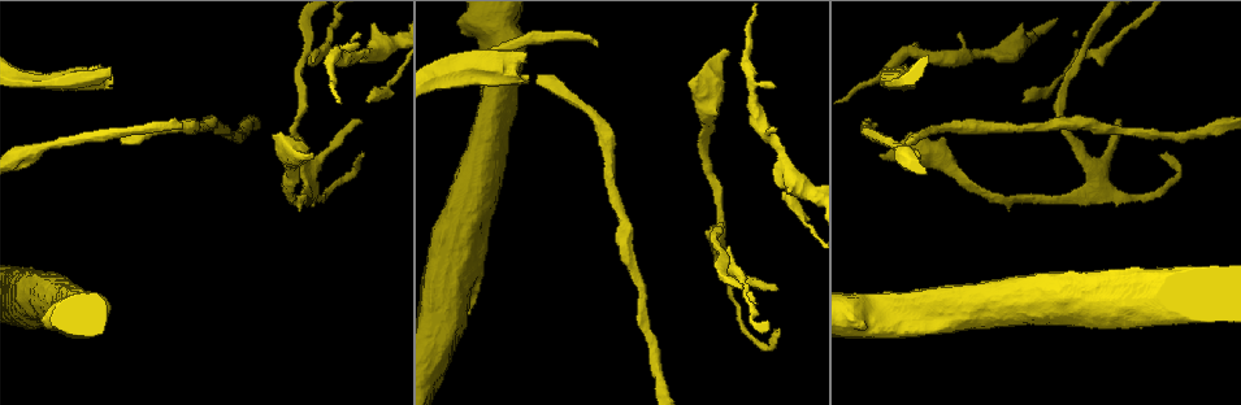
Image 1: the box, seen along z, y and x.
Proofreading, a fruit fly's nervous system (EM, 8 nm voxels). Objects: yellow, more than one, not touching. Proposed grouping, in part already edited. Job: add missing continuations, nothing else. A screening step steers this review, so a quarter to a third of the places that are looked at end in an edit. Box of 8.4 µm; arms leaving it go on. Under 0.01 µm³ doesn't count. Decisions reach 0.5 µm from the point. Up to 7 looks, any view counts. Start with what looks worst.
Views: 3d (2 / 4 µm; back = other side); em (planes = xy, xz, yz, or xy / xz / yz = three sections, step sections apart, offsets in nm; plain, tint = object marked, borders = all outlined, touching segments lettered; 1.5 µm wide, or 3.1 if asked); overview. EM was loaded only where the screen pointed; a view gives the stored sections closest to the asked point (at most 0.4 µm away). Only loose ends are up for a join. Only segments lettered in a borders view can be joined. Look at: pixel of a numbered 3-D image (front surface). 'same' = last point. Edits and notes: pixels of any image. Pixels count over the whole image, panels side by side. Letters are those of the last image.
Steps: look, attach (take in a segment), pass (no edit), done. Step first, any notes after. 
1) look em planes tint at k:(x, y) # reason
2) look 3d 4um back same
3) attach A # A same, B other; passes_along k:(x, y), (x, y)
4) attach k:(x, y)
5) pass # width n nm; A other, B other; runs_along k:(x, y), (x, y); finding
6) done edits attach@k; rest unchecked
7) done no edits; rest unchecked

look em xz step 8 tint at 1:(181, 125) # long arm stops here

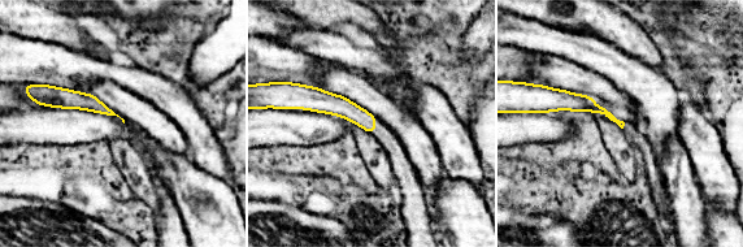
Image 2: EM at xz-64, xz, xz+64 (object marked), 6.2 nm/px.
look em planes borders same # another direction

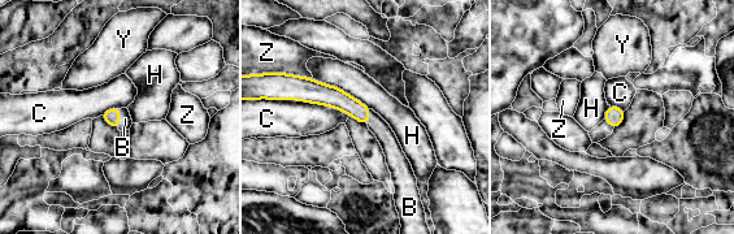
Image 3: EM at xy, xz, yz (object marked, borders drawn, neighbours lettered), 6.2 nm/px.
attach B # B same, C other, H other, Y other, Z other; it goes on there

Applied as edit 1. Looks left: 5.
look 3d 2um at 1:(1120, 125) # branch stops here

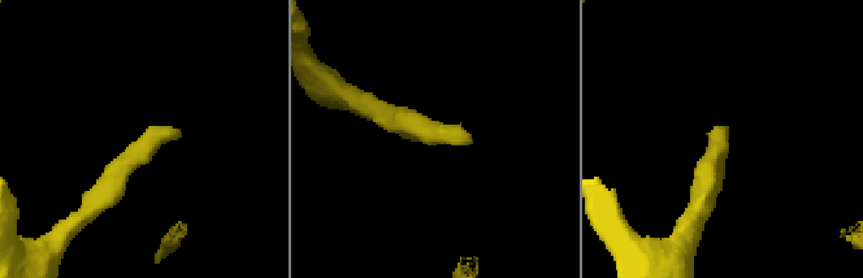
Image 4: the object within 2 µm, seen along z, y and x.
look em xz step 4 borders at 4:(468, 142) # shape alone is not enough

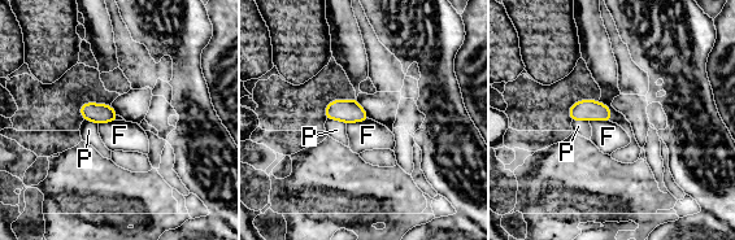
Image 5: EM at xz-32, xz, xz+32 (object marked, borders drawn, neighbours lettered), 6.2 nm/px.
look em planes borders same

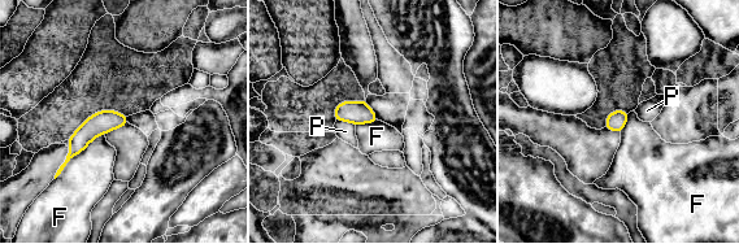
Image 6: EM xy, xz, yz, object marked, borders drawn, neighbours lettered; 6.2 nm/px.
pass # longest_contact F 420 nm; F other, P other; runs_along 6:(124, 118), (98, 123), (72, 152); no lettered segment goes on from it

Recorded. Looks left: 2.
look em planes borders at 1:(774, 129) # an open end

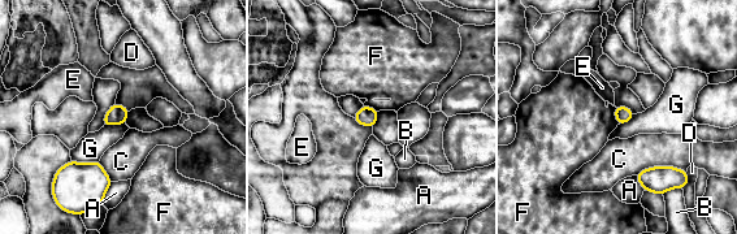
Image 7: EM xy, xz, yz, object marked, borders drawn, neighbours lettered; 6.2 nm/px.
pass # longest_contact C 320 nm; A other, B other, C other, D other, E other, F other, G other; border 7:(614, 107), (614, 117), (619, 124); no lettered segment goes on from it

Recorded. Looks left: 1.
done edits attach@3; rest unchecked

